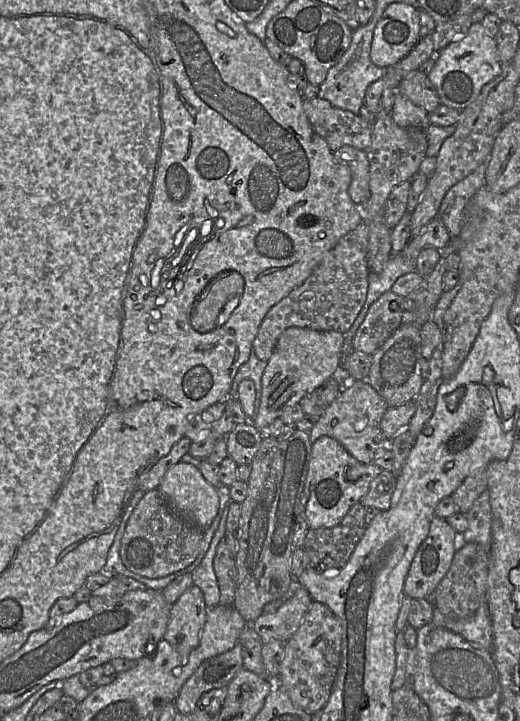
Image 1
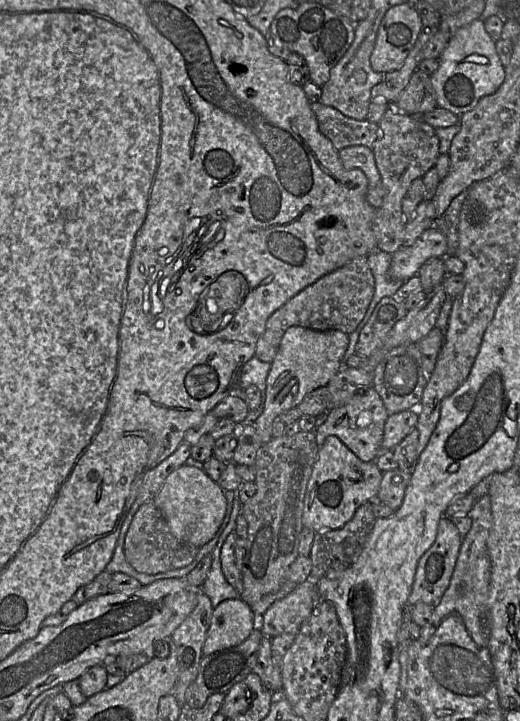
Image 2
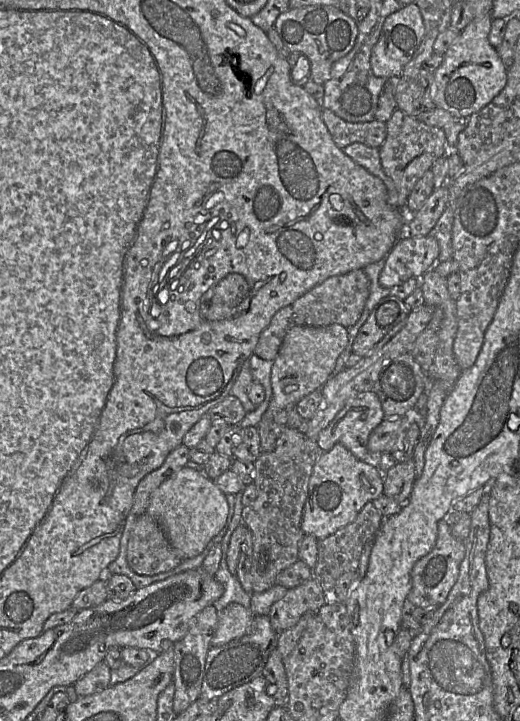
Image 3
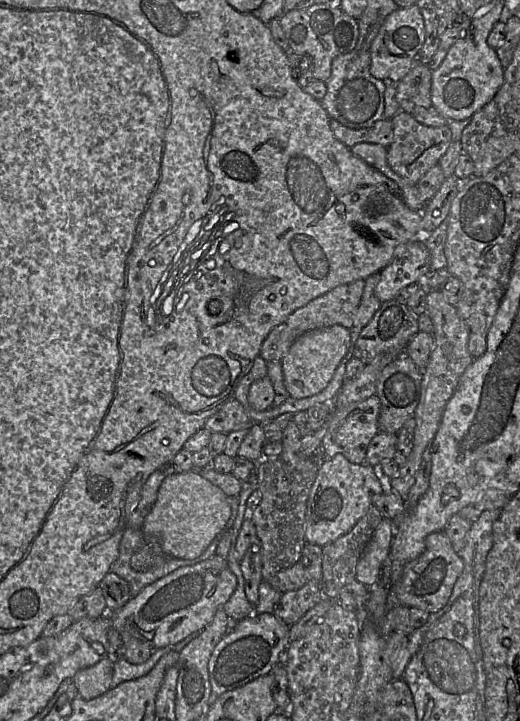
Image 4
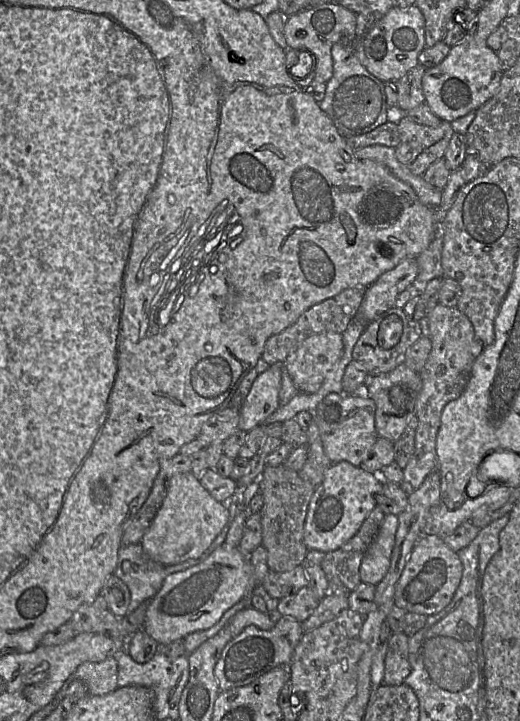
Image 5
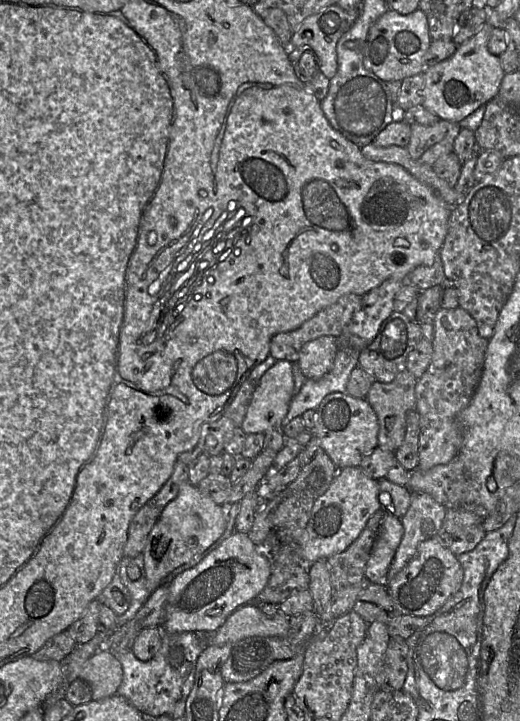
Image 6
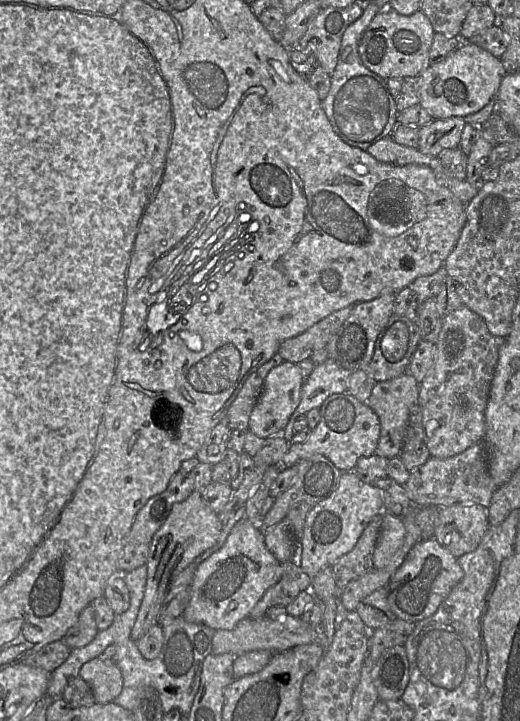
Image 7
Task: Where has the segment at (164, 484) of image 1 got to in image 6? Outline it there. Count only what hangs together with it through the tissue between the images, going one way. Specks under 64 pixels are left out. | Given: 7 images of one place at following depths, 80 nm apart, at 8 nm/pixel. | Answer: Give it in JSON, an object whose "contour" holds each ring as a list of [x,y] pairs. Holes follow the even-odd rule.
{"contour":[[[190,482],[181,484],[177,497],[166,505],[148,535],[143,551],[147,588],[155,591],[176,568],[209,549],[224,533],[227,521],[224,505],[216,504]]]}

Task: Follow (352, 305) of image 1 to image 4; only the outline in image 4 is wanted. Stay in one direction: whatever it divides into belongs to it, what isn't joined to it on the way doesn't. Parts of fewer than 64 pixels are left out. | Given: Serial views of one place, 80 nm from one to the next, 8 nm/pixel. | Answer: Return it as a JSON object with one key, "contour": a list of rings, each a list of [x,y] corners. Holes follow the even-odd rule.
{"contour":[[[363,279],[343,284],[298,308],[283,323],[277,325],[269,332],[261,345],[259,355],[265,361],[281,361],[294,341],[308,331],[333,325],[341,325],[347,329],[351,328],[361,302],[364,287],[365,280]]]}

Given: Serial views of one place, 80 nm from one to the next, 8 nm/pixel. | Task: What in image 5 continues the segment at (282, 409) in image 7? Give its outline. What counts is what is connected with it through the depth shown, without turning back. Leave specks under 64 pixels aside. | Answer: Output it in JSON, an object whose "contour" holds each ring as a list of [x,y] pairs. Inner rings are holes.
{"contour":[[[284,363],[270,365],[253,382],[242,407],[239,409],[239,429],[250,431],[265,423],[279,407],[279,393]]]}

